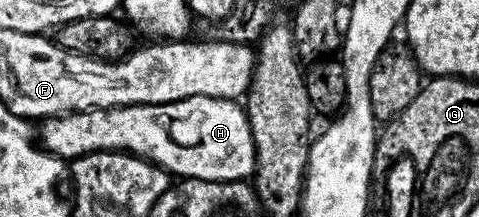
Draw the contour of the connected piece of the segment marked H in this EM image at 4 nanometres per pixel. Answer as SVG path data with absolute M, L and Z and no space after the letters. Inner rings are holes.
M191 97L185 101L177 101L170 105L159 106L158 113L161 113L168 122L161 127L160 133L46 133L40 138L43 148L52 152L62 159L75 159L84 153L105 152L105 151L127 151L135 153L147 160L154 160L155 164L159 165L161 169L167 169L169 174L175 175L180 179L191 179L194 181L243 181L253 176L256 167L256 145L252 142L252 128L248 126L248 115L243 108L240 109L235 100L226 97Z

